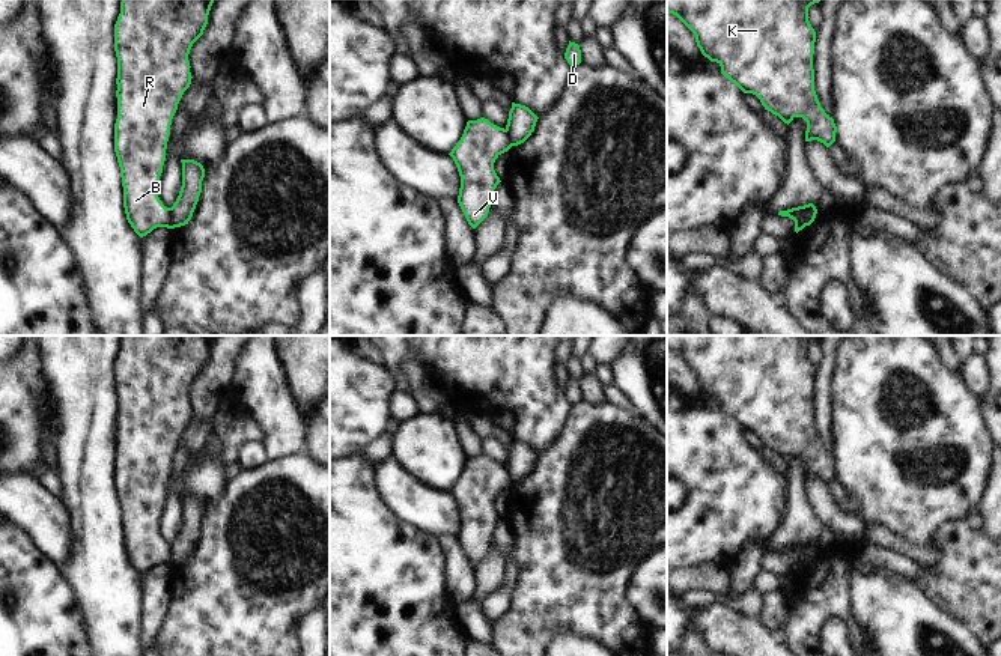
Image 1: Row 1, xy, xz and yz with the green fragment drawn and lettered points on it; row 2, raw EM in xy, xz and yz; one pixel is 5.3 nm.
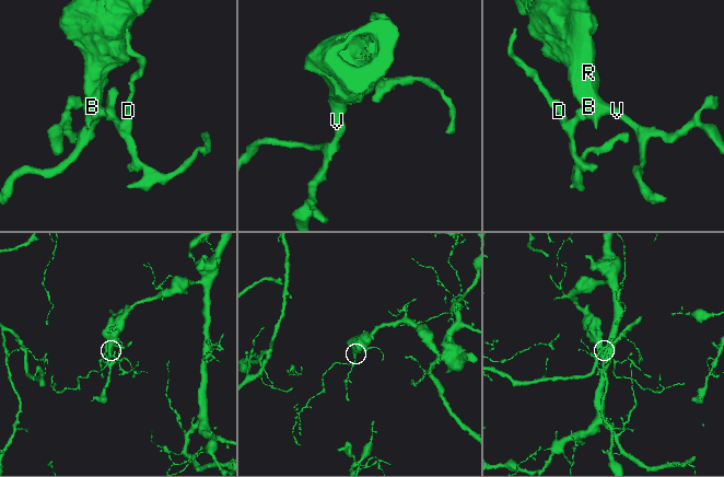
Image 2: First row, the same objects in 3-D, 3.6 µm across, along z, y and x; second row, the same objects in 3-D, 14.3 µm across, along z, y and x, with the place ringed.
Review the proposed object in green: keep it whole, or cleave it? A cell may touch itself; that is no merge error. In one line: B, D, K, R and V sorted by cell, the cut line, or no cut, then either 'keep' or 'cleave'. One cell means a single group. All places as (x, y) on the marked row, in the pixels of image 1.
B K R V / D | yz (815, 206), (806, 212), (804, 224) | cleave

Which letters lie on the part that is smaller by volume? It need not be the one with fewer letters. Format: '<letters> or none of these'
D

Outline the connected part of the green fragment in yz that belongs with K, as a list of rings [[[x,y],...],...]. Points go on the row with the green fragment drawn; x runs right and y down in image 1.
[[[667,0],[667,12],[676,15],[695,36],[697,47],[701,54],[710,62],[717,62],[721,66],[721,74],[738,86],[744,93],[756,95],[765,110],[778,116],[784,123],[790,123],[795,117],[802,117],[807,122],[805,141],[817,140],[829,147],[835,141],[837,126],[834,119],[829,117],[820,107],[814,90],[814,69],[813,54],[816,32],[808,21],[808,8],[820,0]]]

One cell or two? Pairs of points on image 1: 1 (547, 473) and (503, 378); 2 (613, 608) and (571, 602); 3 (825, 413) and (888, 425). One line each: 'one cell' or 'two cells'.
1: two cells
2: one cell
3: two cells

